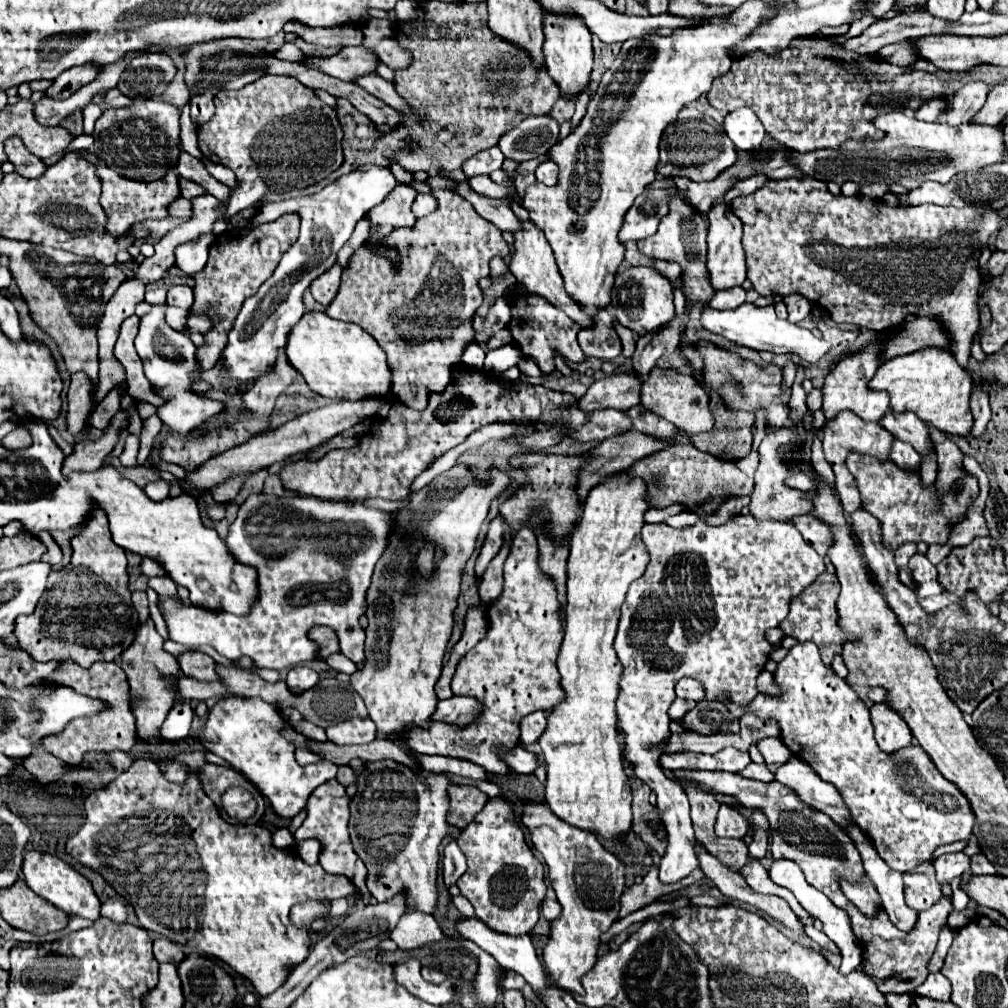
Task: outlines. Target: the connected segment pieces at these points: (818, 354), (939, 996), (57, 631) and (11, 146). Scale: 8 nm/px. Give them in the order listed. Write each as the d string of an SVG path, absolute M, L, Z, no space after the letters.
M742 304L734 310L714 310L710 306L704 308L702 312L702 324L706 330L716 332L740 346L752 348L752 350L766 350L776 356L800 356L802 362L806 364L816 364L824 354L826 354L826 342L822 338L816 338L810 330L790 324L788 320L780 320L774 312L774 304L766 308L758 308L754 304Z
M942 972L928 974L926 982L914 990L914 994L918 994L918 996L926 996L932 1000L944 1000L944 1002L950 1000L950 992L952 992L952 986L950 986L948 978L944 978Z
M94 510L80 534L72 538L72 548L72 564L50 574L54 584L42 594L32 614L16 620L14 634L20 648L38 662L72 658L82 668L90 668L100 660L116 660L134 642L138 612L130 600L126 552L112 542L102 510Z
M8 138L4 142L4 152L8 154L8 160L14 164L16 172L24 178L40 178L48 170L48 164L34 156L20 138Z

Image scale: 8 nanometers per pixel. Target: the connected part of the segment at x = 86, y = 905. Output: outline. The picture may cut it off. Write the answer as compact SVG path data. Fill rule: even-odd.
M32 850L32 852L24 854L22 870L24 870L24 876L26 876L28 888L34 890L44 900L52 902L56 908L68 912L70 916L82 916L82 918L90 918L90 920L96 920L100 916L100 900L98 900L90 880L86 876L82 876L80 872L76 872L62 858L46 854L46 852Z

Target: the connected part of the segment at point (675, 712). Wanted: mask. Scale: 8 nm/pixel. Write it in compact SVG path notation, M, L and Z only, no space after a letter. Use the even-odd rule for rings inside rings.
M676 698L676 700L672 702L668 714L670 714L670 718L672 718L676 724L680 724L684 730L692 730L688 724L684 724L684 716L686 716L686 712L690 712L694 706L696 706L696 702L688 702L688 700Z

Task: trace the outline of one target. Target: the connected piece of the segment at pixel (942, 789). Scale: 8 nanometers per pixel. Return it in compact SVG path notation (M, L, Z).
M804 642L790 648L788 656L780 662L776 680L782 688L780 698L758 694L752 704L744 707L736 706L725 698L719 698L718 701L738 718L748 712L760 718L774 718L782 730L782 742L796 758L808 762L824 782L832 782L836 786L854 820L874 840L880 858L884 858L888 866L898 872L908 872L922 862L932 862L934 850L938 846L972 836L974 814L968 806L968 800L964 800L964 794L960 794L960 790L956 790L956 786L952 786L952 782L948 782L936 770L934 762L924 750L920 750L920 746L908 746L900 750L900 754L884 754L878 746L874 746L874 728L870 724L866 704L842 678L836 676L832 668L822 664L816 644Z

